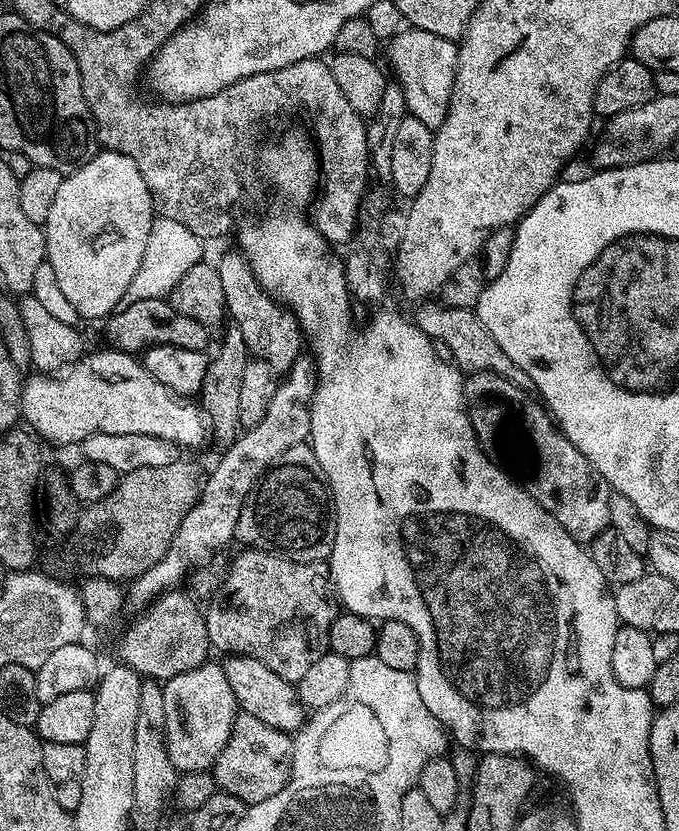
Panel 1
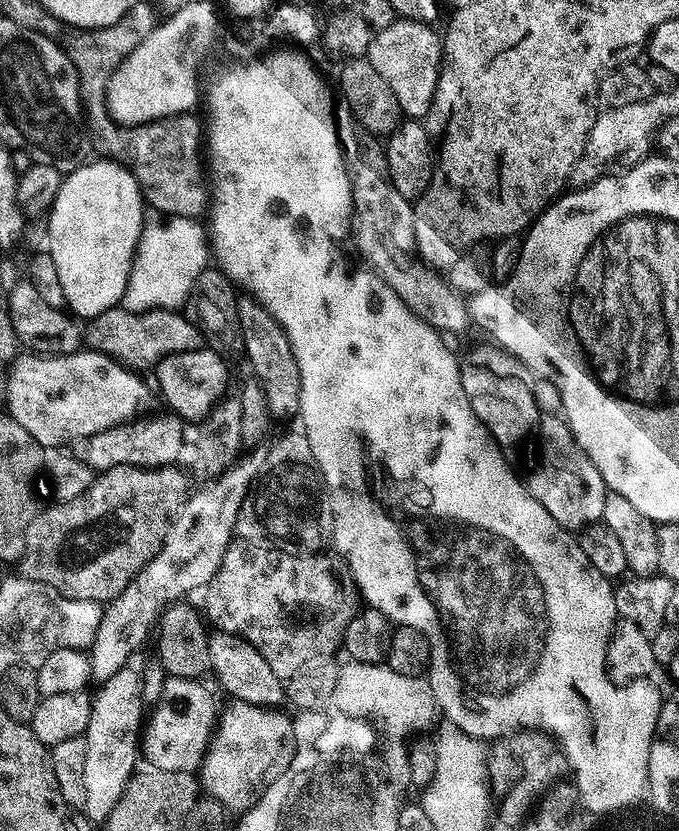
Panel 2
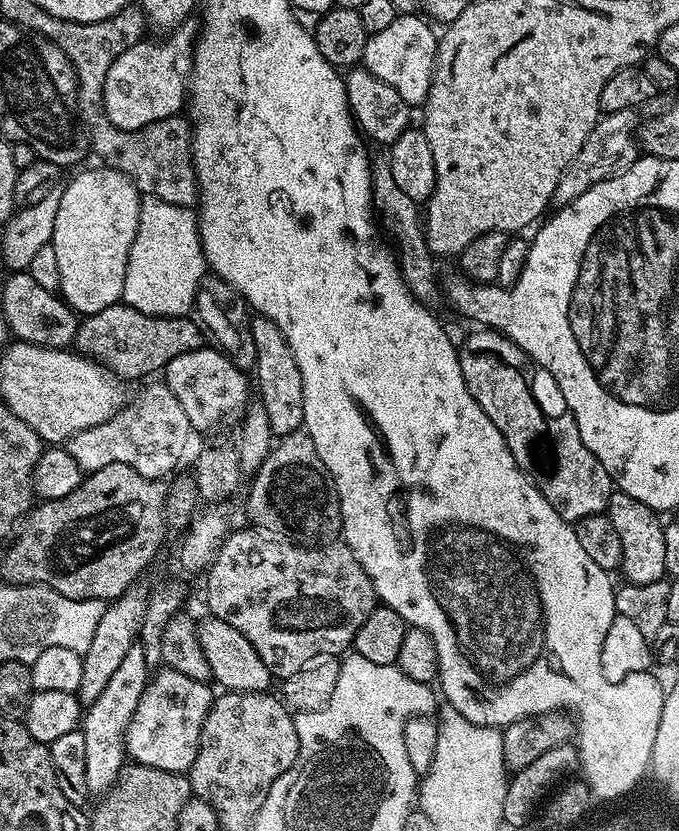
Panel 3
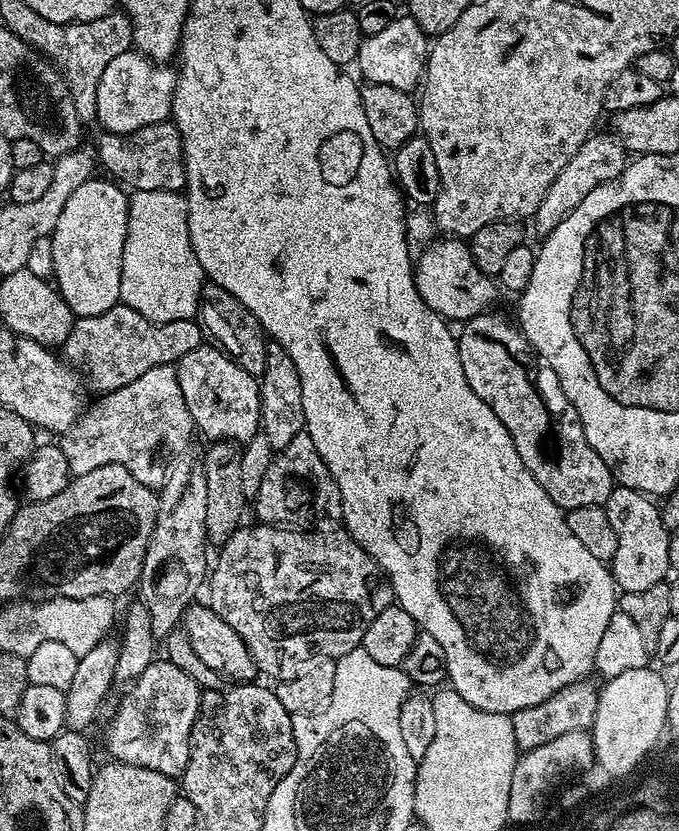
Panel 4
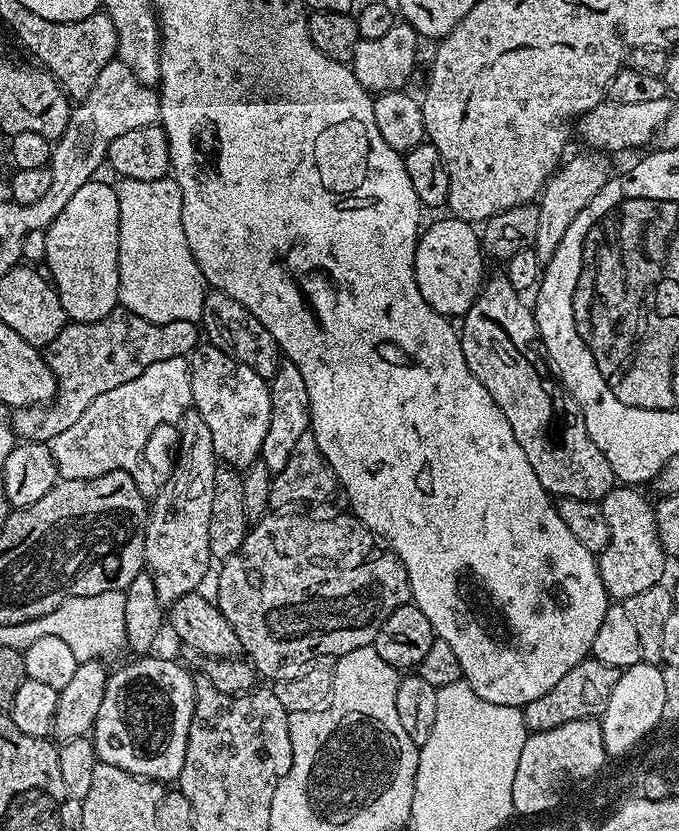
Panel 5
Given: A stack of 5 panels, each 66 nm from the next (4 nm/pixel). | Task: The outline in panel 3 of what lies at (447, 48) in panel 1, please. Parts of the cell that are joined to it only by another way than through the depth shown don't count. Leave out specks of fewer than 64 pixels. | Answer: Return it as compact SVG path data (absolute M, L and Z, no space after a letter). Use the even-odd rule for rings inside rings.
M400 14L387 30L369 36L366 42L363 67L374 74L374 78L382 78L386 86L394 86L409 106L423 105L428 98L438 47L437 33L432 33L431 27L433 25L423 15Z

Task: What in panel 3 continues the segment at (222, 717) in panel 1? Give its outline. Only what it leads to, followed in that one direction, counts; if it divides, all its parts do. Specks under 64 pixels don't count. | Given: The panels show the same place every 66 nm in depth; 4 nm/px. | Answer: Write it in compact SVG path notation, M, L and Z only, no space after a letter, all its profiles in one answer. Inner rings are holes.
M161 667L149 679L142 698L138 698L138 710L134 710L134 718L130 718L130 726L124 735L127 755L137 764L157 767L158 770L187 773L198 754L204 719L214 699L214 692L211 692L210 688L207 683L194 681L194 679L178 673L177 670Z

